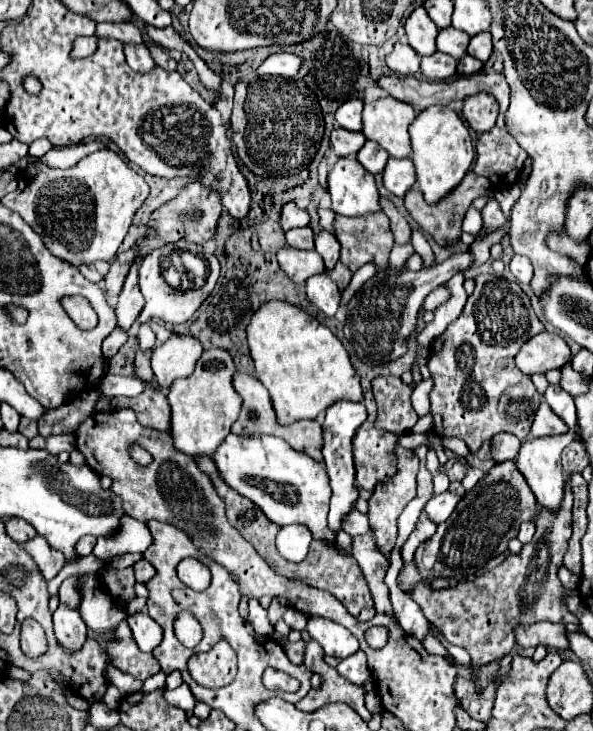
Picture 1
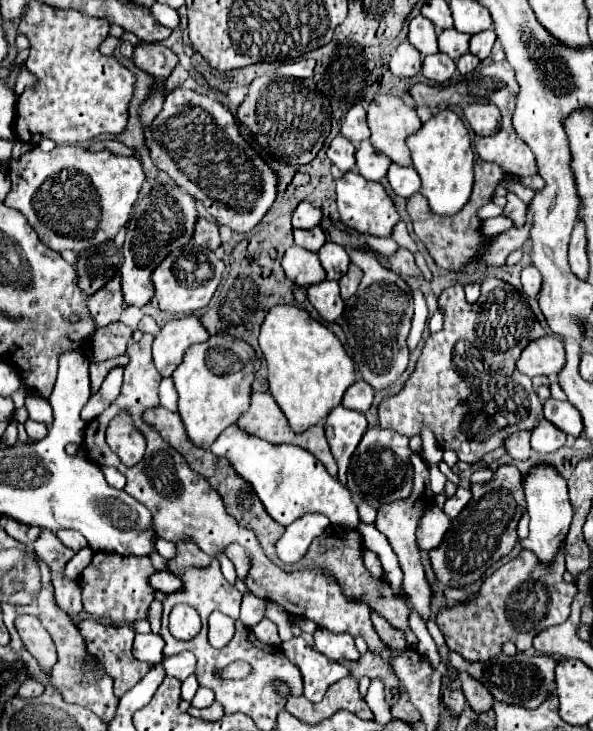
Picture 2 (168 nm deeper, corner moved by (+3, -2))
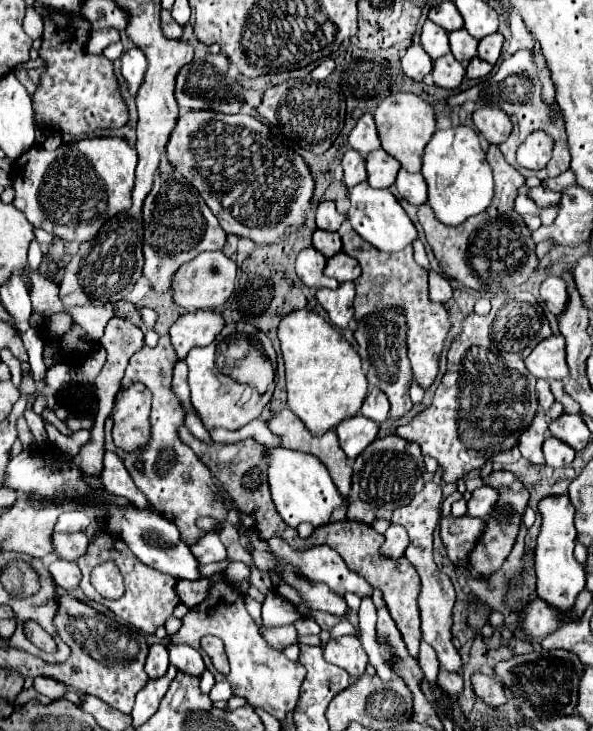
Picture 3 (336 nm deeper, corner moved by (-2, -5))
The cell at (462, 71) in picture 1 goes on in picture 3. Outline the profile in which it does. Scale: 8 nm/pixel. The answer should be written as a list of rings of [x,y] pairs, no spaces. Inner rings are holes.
[[[473,57],[471,63],[467,65],[467,77],[475,79],[475,77],[485,77],[489,71],[493,69],[493,65],[489,65],[487,61],[479,59],[479,57]]]

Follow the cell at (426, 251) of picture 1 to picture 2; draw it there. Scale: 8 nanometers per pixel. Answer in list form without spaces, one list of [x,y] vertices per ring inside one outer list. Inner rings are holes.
[[[420,290],[412,291],[412,300],[414,303],[414,315],[412,318],[412,330],[410,330],[410,336],[408,336],[408,350],[412,352],[420,338],[422,338],[422,332],[426,328],[426,320],[428,320],[428,306],[423,293]]]

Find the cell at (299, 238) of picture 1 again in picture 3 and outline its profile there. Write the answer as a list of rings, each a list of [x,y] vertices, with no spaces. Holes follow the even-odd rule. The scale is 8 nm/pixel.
[[[317,229],[313,233],[313,247],[321,251],[325,257],[333,257],[337,251],[341,251],[341,237],[339,233],[329,233]]]

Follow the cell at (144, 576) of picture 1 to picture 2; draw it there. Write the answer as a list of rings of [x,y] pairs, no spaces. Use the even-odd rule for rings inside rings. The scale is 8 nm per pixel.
[[[158,572],[152,576],[152,586],[164,594],[174,594],[182,590],[182,580],[170,572]]]

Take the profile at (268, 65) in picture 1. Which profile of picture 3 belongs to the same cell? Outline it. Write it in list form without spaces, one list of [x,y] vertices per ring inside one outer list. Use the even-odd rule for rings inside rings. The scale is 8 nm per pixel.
[[[325,59],[323,63],[319,63],[319,65],[311,71],[311,79],[315,79],[315,81],[326,81],[331,71],[333,71],[333,67],[335,67],[335,63],[333,63],[331,59]]]

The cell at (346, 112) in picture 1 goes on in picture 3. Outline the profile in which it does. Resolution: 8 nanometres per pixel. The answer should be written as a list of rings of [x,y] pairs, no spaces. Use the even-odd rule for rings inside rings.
[[[365,113],[355,129],[349,133],[349,145],[359,151],[363,157],[367,153],[371,153],[373,149],[379,149],[379,137],[377,137],[377,129],[375,129],[375,121],[373,121],[373,115],[371,113]]]

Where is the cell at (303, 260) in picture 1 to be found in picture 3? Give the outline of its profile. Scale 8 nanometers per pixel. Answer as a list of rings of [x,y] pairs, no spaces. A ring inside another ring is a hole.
[[[307,247],[305,251],[301,251],[301,253],[297,255],[297,261],[295,261],[297,277],[299,277],[307,287],[313,287],[313,289],[321,289],[321,287],[337,289],[339,283],[337,283],[335,279],[323,275],[325,263],[327,263],[327,259],[325,259],[315,247]]]

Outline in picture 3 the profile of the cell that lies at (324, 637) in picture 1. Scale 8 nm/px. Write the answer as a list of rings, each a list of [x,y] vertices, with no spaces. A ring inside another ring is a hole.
[[[345,635],[339,639],[331,639],[325,645],[325,659],[341,669],[345,669],[353,677],[361,677],[367,665],[367,653],[361,647],[361,641],[355,635]]]

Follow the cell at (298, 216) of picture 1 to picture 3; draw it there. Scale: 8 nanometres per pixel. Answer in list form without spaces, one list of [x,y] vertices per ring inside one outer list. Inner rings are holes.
[[[321,201],[321,203],[317,205],[317,211],[315,211],[317,229],[337,231],[343,221],[345,221],[345,215],[339,215],[339,213],[335,211],[335,203],[333,203],[333,201]]]

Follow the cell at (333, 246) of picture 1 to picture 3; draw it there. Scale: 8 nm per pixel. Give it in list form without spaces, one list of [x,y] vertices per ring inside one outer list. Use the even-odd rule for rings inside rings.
[[[339,251],[337,255],[333,255],[331,259],[327,259],[327,267],[325,267],[325,275],[337,279],[339,283],[345,281],[355,281],[361,275],[361,267],[357,263],[357,259],[345,255],[343,251]]]

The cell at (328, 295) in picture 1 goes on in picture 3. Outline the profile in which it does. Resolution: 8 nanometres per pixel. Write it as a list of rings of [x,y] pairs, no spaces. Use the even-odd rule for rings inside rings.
[[[341,283],[335,291],[331,289],[317,291],[319,305],[327,311],[329,319],[341,329],[345,329],[353,319],[353,297],[355,297],[353,283]]]

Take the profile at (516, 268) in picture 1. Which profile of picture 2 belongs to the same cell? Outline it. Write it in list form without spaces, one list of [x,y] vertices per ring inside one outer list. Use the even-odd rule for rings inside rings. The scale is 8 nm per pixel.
[[[528,266],[521,272],[522,293],[530,298],[538,298],[538,292],[542,288],[542,274],[534,268]]]

